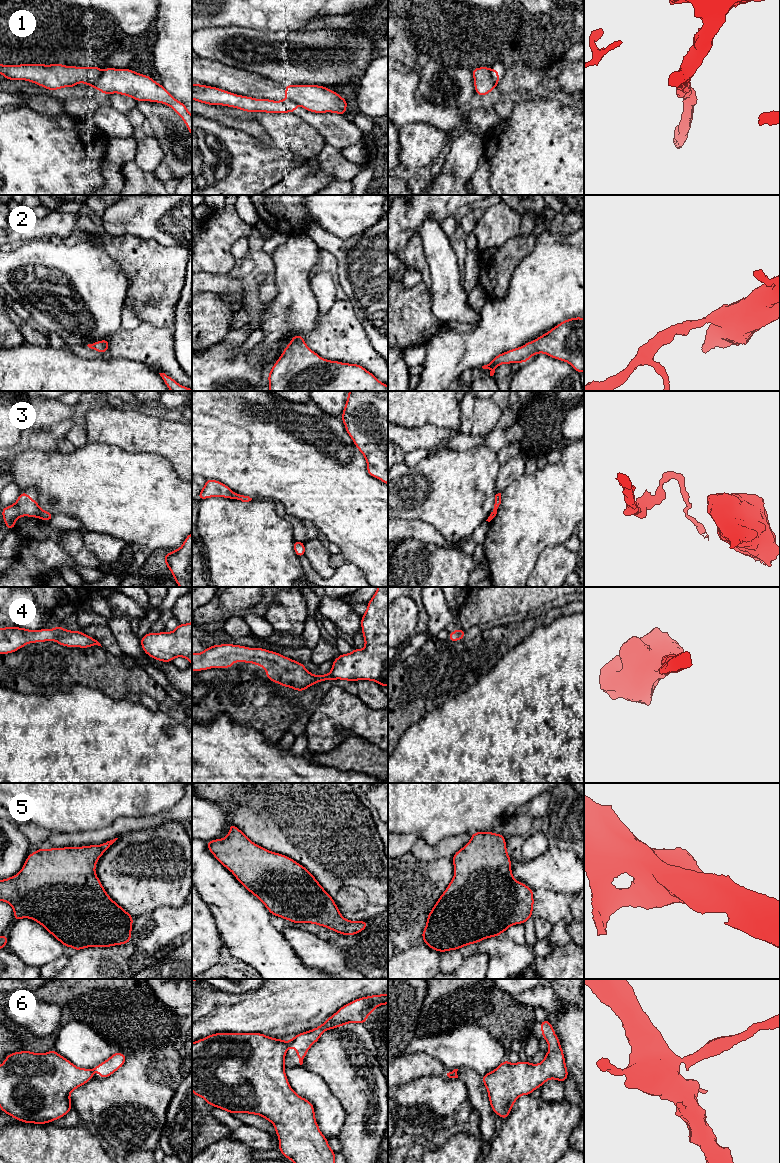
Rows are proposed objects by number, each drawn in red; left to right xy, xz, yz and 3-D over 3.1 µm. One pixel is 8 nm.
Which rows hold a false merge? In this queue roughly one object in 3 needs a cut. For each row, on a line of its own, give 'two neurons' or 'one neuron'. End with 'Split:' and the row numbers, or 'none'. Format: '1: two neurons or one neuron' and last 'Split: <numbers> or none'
1: two neurons
2: one neuron
3: two neurons
4: one neuron
5: one neuron
6: two neurons
Split: 1, 3, 6

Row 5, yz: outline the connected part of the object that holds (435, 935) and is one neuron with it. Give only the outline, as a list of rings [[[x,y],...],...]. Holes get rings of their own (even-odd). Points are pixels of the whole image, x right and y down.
[[[493,832],[472,833],[470,841],[453,857],[454,877],[430,911],[421,937],[424,944],[438,952],[458,950],[469,944],[497,937],[516,924],[524,924],[533,916],[534,891],[513,878],[511,857],[507,854],[504,834]]]

